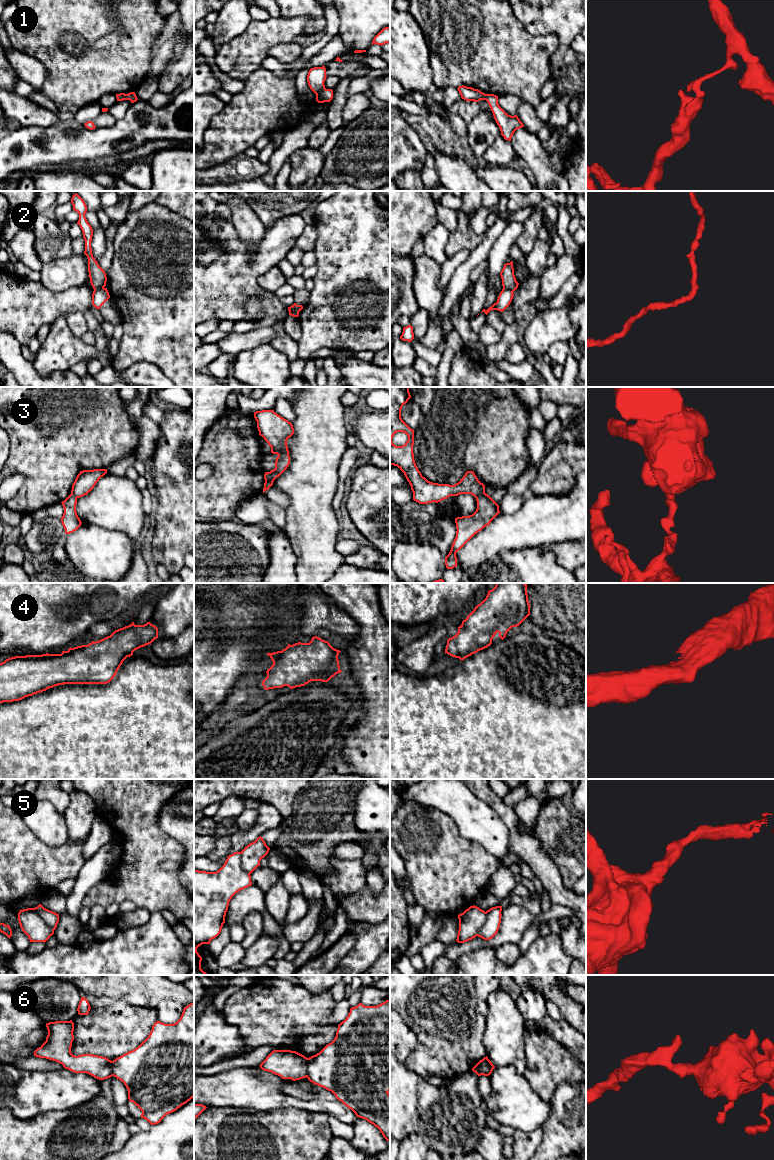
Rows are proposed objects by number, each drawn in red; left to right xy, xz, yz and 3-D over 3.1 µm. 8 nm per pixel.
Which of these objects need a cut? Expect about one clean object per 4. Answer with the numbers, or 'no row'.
1, 2, 3, 5, 6

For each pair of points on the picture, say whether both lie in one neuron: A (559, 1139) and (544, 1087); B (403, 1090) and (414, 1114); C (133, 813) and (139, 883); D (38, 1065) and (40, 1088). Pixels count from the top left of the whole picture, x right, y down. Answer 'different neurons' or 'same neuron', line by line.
A: different neurons
B: same neuron
C: same neuron
D: different neurons

